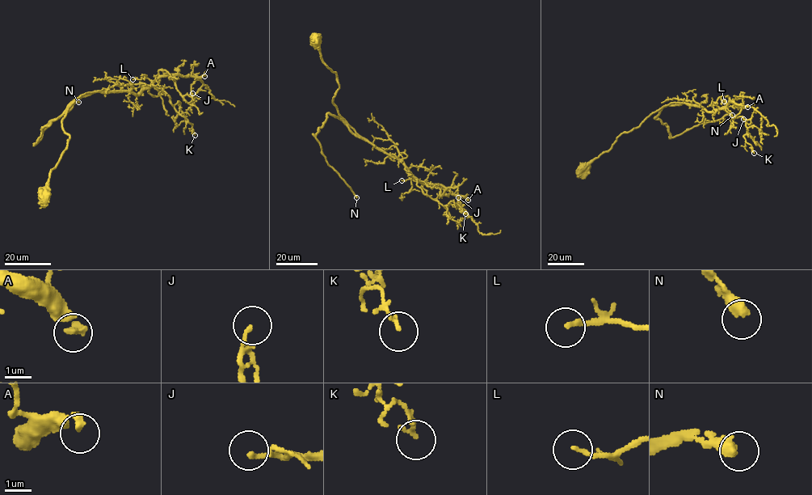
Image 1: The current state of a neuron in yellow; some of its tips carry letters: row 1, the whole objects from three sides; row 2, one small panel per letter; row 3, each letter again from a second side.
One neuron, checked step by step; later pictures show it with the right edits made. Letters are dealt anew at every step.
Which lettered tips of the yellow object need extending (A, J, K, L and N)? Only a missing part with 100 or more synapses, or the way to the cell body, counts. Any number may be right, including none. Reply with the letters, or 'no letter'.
A, N

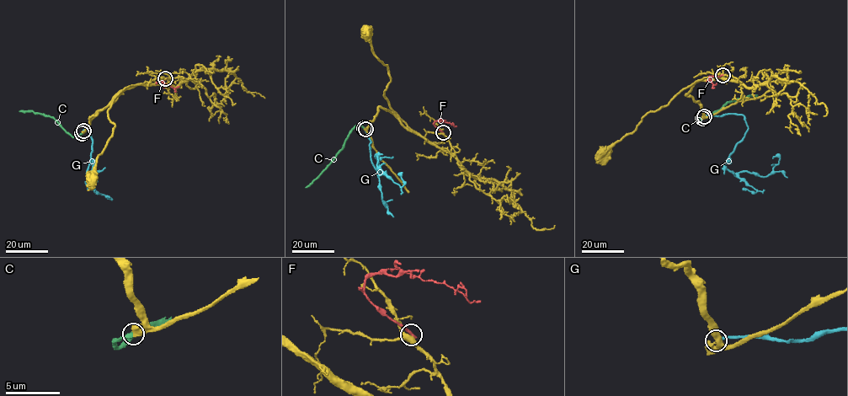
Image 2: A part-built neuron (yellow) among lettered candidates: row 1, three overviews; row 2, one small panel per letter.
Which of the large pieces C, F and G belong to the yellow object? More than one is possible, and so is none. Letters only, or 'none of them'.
C

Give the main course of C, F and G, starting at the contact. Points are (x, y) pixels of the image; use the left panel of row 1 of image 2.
C: (82, 133), (72, 136), (53, 118), (33, 111), (18, 111)
F: (165, 78), (157, 82), (173, 88), (178, 86)
G: (83, 131), (88, 128), (88, 124), (93, 141), (86, 184), (87, 181), (88, 184), (93, 162), (91, 164)

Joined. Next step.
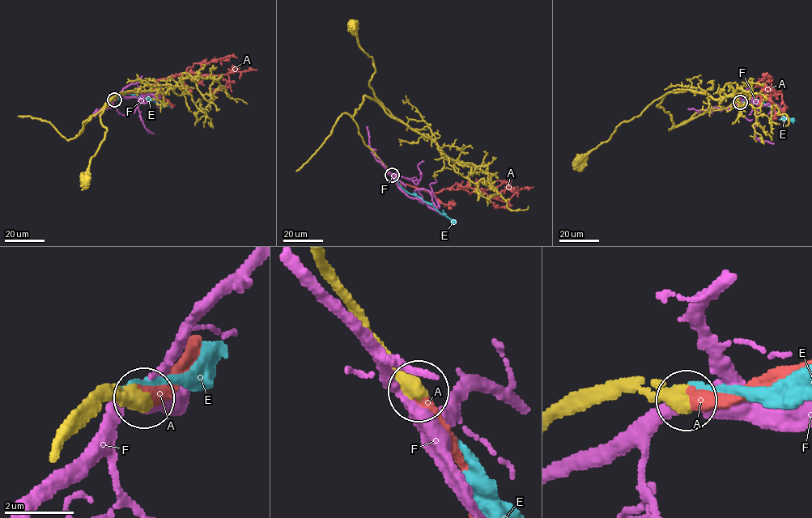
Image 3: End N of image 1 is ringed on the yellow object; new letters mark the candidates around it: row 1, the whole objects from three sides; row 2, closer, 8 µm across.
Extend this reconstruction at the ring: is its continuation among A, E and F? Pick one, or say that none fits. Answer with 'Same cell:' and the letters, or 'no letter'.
Same cell: A

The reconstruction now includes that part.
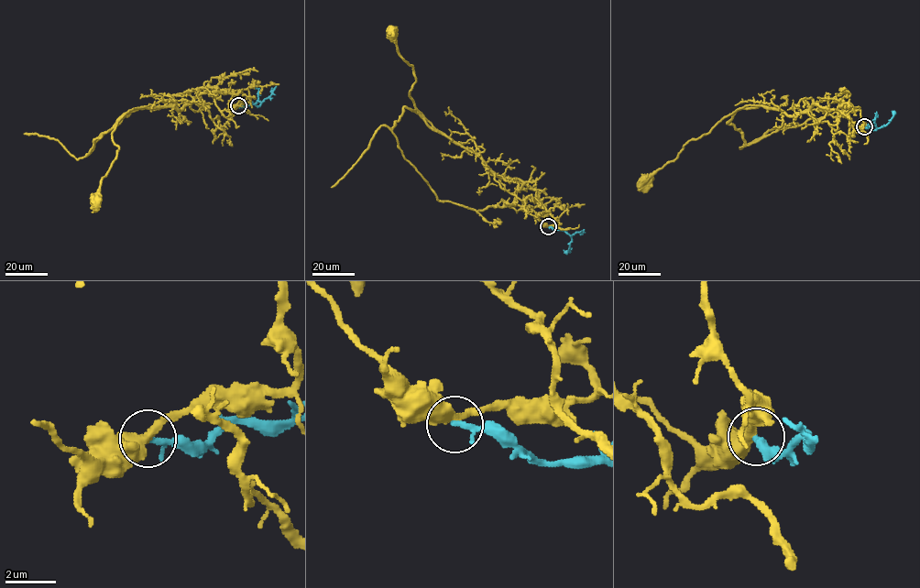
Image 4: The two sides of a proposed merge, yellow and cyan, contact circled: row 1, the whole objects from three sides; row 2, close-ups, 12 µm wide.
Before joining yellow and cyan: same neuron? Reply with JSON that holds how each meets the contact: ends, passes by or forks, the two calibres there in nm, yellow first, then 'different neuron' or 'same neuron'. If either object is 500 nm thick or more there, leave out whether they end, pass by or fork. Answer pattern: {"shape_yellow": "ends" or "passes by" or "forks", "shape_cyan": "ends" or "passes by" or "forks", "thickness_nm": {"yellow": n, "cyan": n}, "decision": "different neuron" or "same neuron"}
{"shape_yellow": "passes by", "shape_cyan": "passes by", "thickness_nm": {"yellow": 420, "cyan": 180}, "decision": "different neuron"}

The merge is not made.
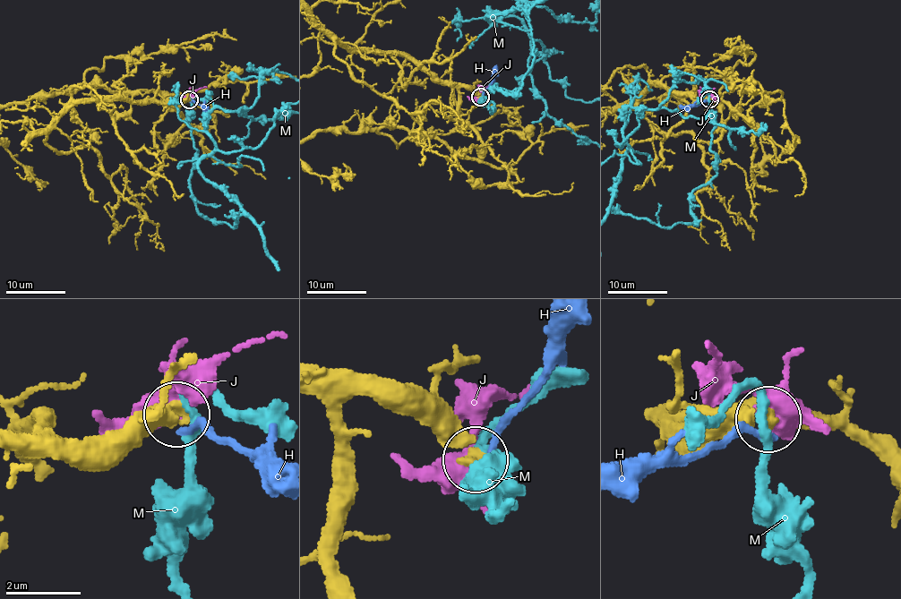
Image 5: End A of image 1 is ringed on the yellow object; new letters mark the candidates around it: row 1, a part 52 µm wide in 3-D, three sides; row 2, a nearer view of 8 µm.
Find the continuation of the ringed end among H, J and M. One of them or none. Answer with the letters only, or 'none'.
none

